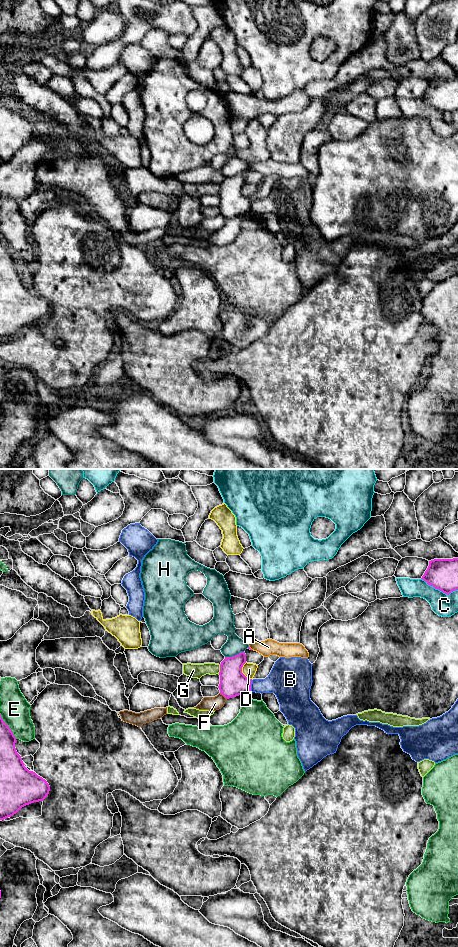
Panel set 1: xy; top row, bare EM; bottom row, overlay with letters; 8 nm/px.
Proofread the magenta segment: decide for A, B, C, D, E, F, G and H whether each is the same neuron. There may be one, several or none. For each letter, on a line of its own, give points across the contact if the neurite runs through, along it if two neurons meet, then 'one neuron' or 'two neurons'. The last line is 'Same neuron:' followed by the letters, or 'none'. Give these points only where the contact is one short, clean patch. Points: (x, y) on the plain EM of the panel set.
A: two neurons
B: two neurons
C: two neurons
D: two neurons
E: two neurons
F: border along xy (219, 213), (227, 218); two neurons
G: border along xy (220, 185), (218, 193); two neurons
H: two neurons
Same neuron: none

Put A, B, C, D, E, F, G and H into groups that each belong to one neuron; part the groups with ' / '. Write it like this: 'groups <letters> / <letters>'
groups A / B / C / D / E / F / G / H

